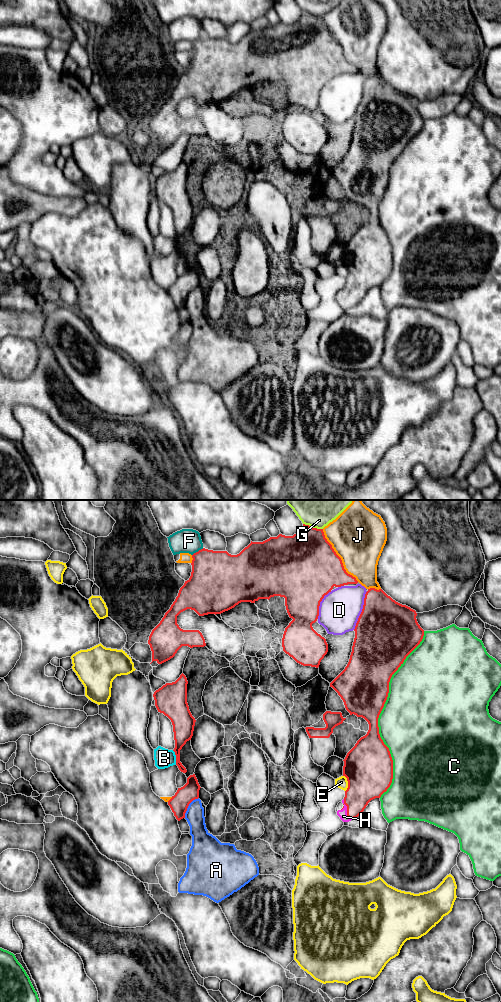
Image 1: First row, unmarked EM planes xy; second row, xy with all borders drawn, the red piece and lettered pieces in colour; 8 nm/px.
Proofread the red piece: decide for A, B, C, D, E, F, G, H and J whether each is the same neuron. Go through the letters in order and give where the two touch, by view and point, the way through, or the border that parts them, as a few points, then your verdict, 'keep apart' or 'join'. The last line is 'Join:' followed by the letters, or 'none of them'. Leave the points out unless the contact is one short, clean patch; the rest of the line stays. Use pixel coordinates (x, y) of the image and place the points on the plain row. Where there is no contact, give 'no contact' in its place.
A: contact xy (188, 293); keep apart
B: contact xy (176, 245); keep apart
C: contact xy (379, 202); keep apart
D: contact xy (362, 98); keep apart
E: contact xy (348, 271); keep apart
F: contact xy (198, 39); keep apart
G: contact xy (312, 15); keep apart
H: contact xy (347, 297); join
J: contact xy (338, 44); keep apart
Join: H

